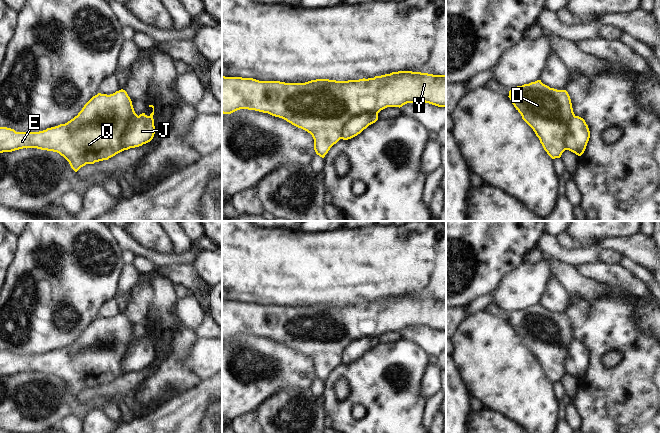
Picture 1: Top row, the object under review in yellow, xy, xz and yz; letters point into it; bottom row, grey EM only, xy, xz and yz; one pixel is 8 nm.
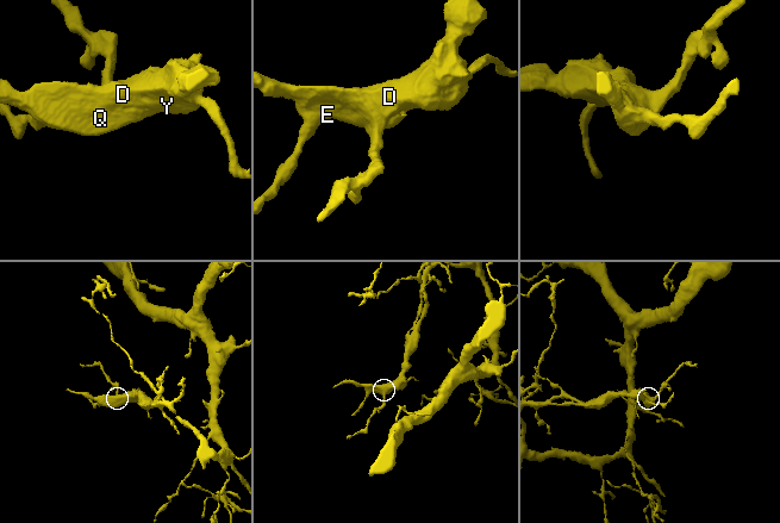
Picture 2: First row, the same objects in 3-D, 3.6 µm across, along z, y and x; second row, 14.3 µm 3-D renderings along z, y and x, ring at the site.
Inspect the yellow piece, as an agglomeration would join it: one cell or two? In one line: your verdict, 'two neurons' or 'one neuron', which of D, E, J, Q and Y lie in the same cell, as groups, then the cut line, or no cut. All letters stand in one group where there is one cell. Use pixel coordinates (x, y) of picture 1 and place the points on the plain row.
two neurons; D E Q Y / J; cut in xz along (377, 336), (361, 336), (352, 340), (342, 351), (340, 362)

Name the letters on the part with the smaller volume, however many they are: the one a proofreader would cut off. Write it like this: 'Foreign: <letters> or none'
Foreign: J

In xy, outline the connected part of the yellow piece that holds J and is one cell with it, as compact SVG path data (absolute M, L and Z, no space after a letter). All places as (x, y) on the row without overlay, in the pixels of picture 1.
M149 329L149 331L153 332L153 336L149 340L142 337L127 346L125 356L121 362L123 374L142 370L153 363L155 358L154 330Z

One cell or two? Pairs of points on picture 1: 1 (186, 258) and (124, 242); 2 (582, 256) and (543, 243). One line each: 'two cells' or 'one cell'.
1: one cell
2: one cell

